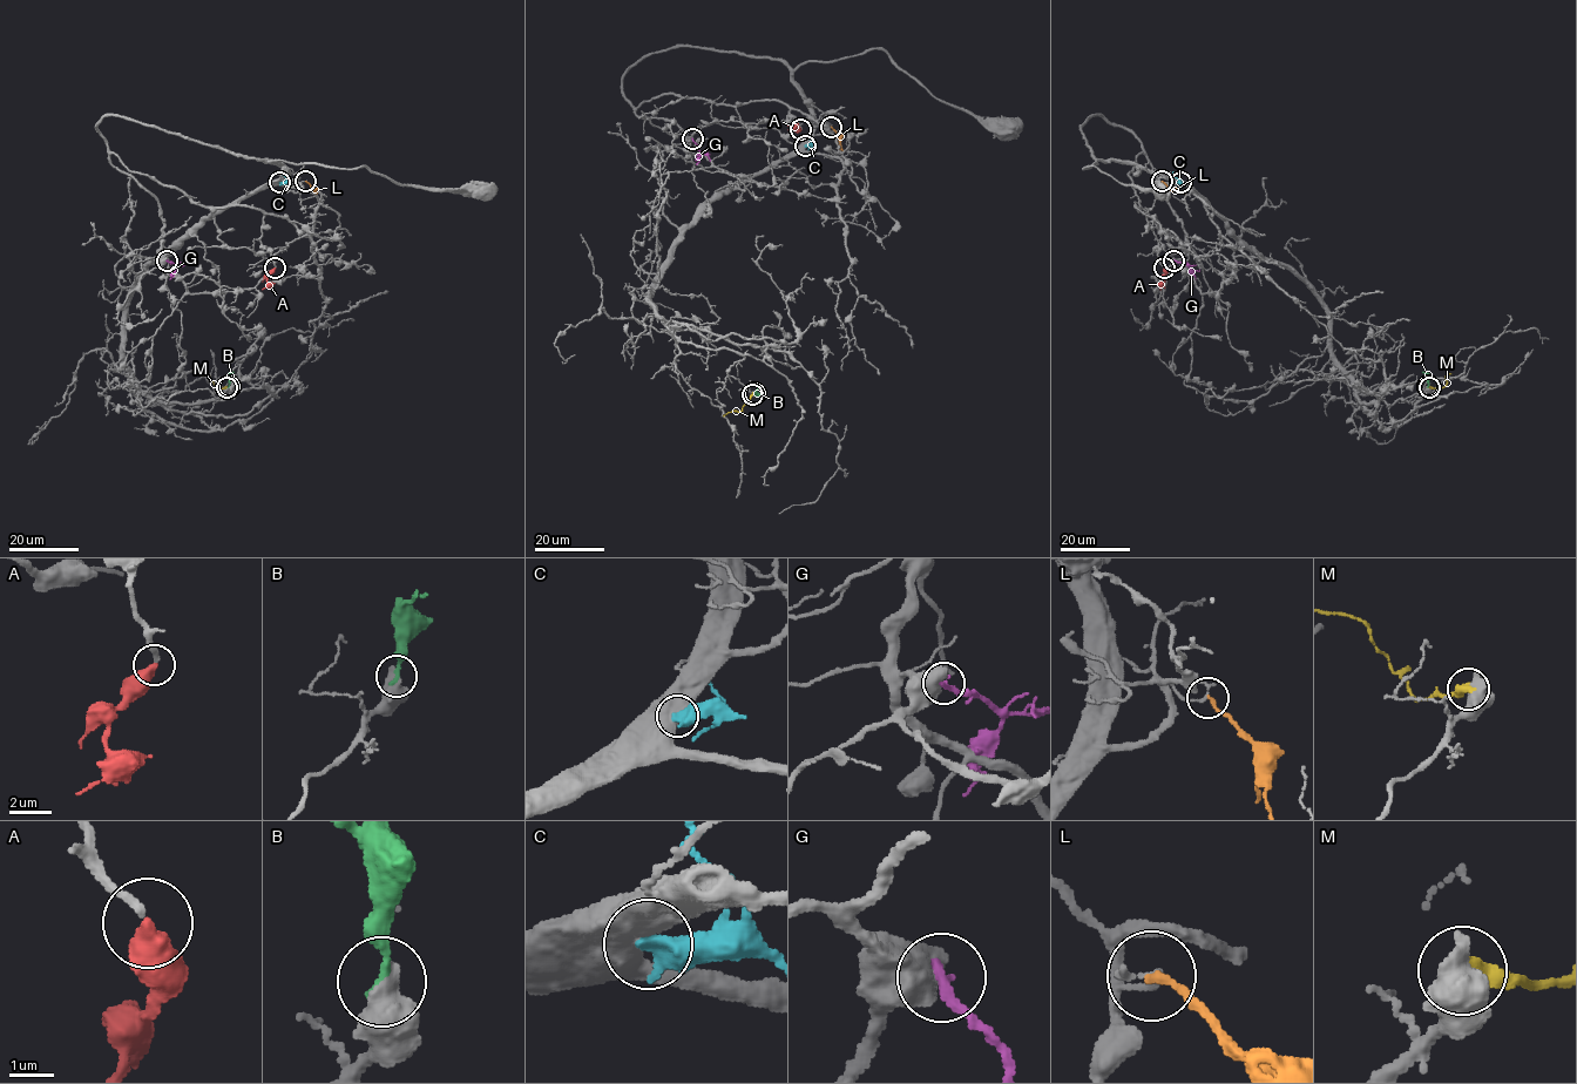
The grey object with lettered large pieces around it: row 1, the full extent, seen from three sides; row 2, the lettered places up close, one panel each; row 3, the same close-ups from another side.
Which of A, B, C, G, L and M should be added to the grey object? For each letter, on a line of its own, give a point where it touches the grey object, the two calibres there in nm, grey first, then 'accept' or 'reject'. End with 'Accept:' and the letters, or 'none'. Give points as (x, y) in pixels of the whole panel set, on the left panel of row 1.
A: contact (275, 268); calibres 240 and 500 nm; accept
B: contact (229, 386); calibres 650 and 220 nm; accept
C: contact (279, 182); calibres 900 and 550 nm; reject
G: contact (167, 261); calibres 800 and 280 nm; reject
L: contact (305, 181); calibres 190 and 180 nm; reject
M: contact (227, 387); calibres 750 and 480 nm; reject
Accept: A, B

